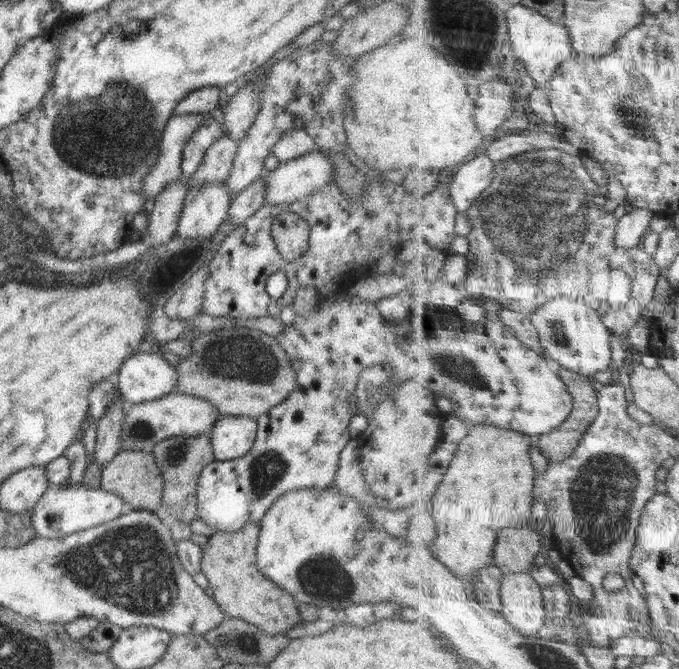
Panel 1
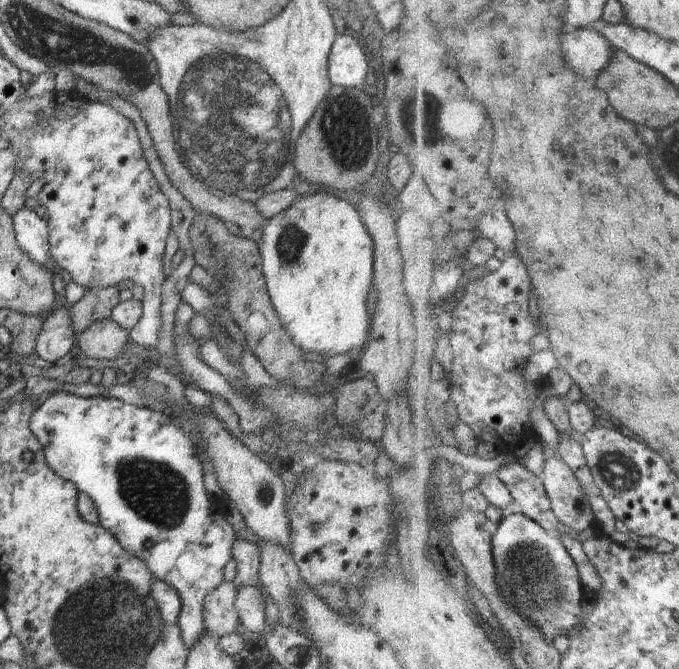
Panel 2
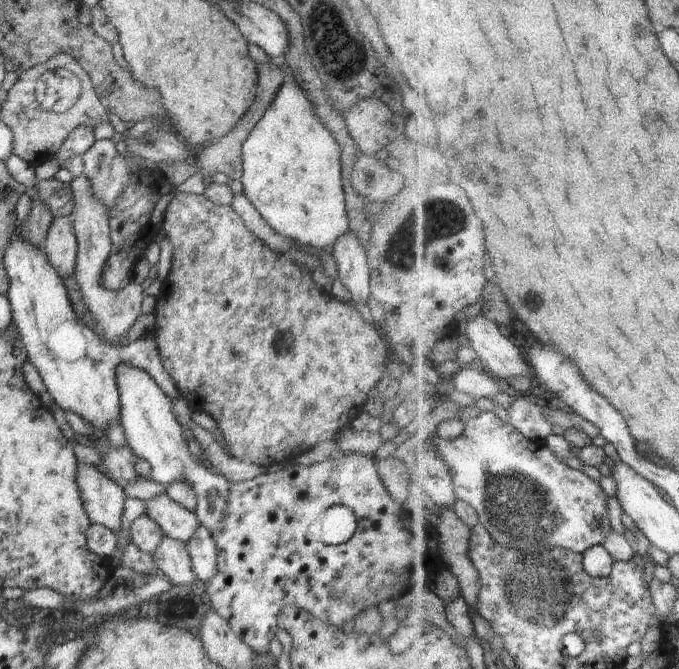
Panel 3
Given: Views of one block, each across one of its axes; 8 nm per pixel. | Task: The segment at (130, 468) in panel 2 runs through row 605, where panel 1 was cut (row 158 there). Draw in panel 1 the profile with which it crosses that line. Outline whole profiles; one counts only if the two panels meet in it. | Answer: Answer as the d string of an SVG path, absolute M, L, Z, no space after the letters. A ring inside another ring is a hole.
M208 117L194 134L186 141L182 151L181 169L184 178L192 177L192 174L198 170L202 164L204 155L212 143L225 133L220 127L220 122L214 117Z

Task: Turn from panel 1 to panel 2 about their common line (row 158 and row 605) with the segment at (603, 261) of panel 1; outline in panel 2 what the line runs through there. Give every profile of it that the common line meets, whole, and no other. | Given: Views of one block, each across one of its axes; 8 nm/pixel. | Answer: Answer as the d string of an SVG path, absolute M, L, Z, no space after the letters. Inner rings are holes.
M507 514L497 525L493 536L493 558L497 568L497 590L507 604L519 615L546 633L552 644L558 635L571 635L582 626L584 585L578 572L578 564L556 534L527 514Z

